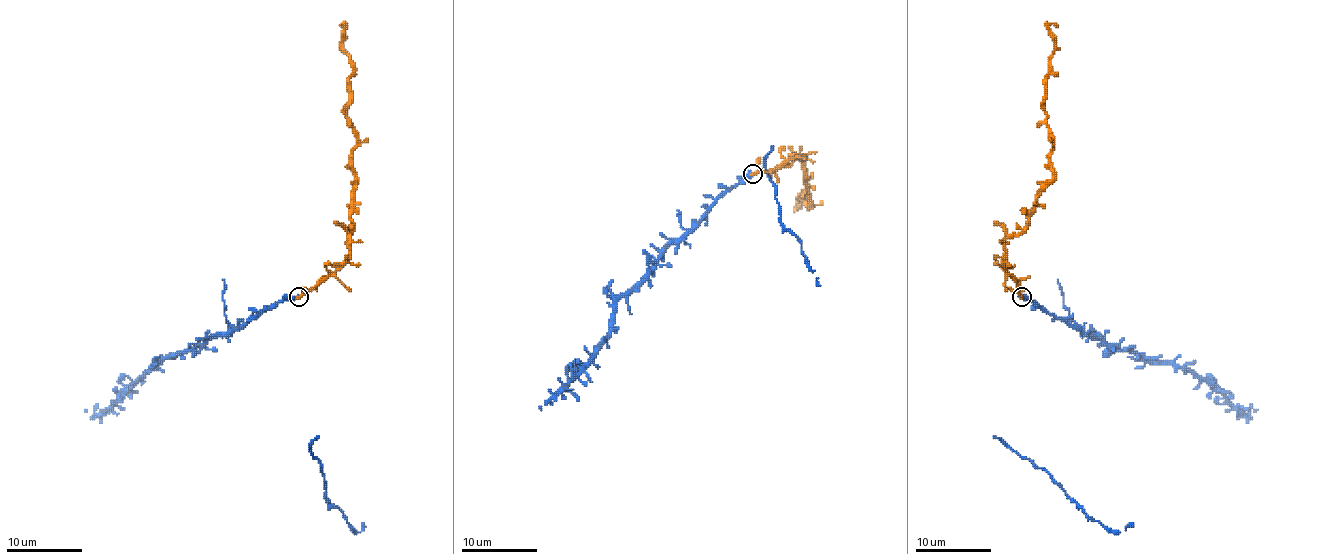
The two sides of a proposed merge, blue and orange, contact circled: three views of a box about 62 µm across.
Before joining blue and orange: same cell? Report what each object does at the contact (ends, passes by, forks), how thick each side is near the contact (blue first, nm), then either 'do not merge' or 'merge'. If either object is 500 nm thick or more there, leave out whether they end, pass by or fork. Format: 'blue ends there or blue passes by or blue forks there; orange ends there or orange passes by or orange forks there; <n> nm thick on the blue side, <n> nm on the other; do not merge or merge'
blue ends there; orange ends there; 420 nm thick on the blue side, 320 nm on the other; merge

